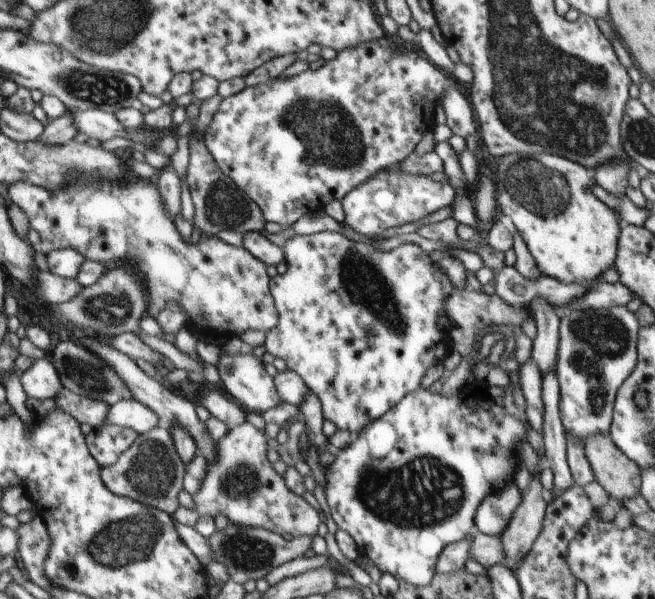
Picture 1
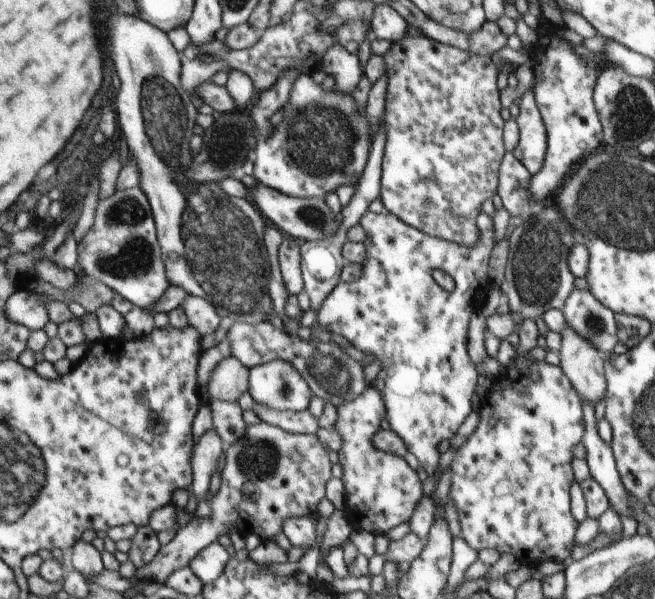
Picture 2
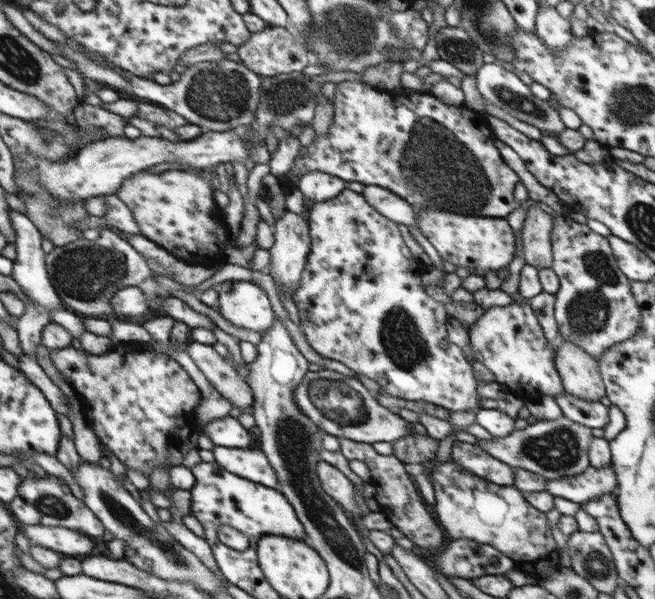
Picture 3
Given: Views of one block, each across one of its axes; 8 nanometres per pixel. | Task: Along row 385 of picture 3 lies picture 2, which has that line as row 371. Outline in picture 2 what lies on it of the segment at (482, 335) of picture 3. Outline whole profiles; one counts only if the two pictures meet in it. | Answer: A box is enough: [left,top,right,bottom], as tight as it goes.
[450,319,585,567]

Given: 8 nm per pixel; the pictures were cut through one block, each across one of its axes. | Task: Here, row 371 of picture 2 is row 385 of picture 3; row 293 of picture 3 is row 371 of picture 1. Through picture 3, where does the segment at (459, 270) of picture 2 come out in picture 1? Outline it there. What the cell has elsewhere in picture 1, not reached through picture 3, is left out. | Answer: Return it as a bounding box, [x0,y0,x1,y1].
[266,231,454,436]

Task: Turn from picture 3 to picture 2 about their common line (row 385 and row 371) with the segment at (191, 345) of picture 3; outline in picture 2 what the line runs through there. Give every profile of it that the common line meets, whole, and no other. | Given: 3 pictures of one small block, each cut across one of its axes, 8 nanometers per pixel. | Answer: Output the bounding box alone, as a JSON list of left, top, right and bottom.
[207,357,249,402]

